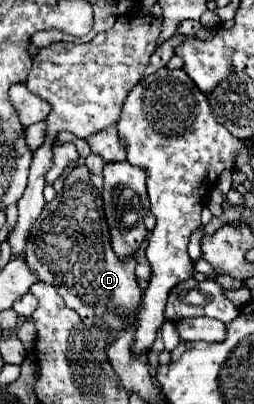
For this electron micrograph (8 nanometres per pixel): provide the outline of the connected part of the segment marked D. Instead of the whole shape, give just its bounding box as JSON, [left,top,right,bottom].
[25,165,143,325]

